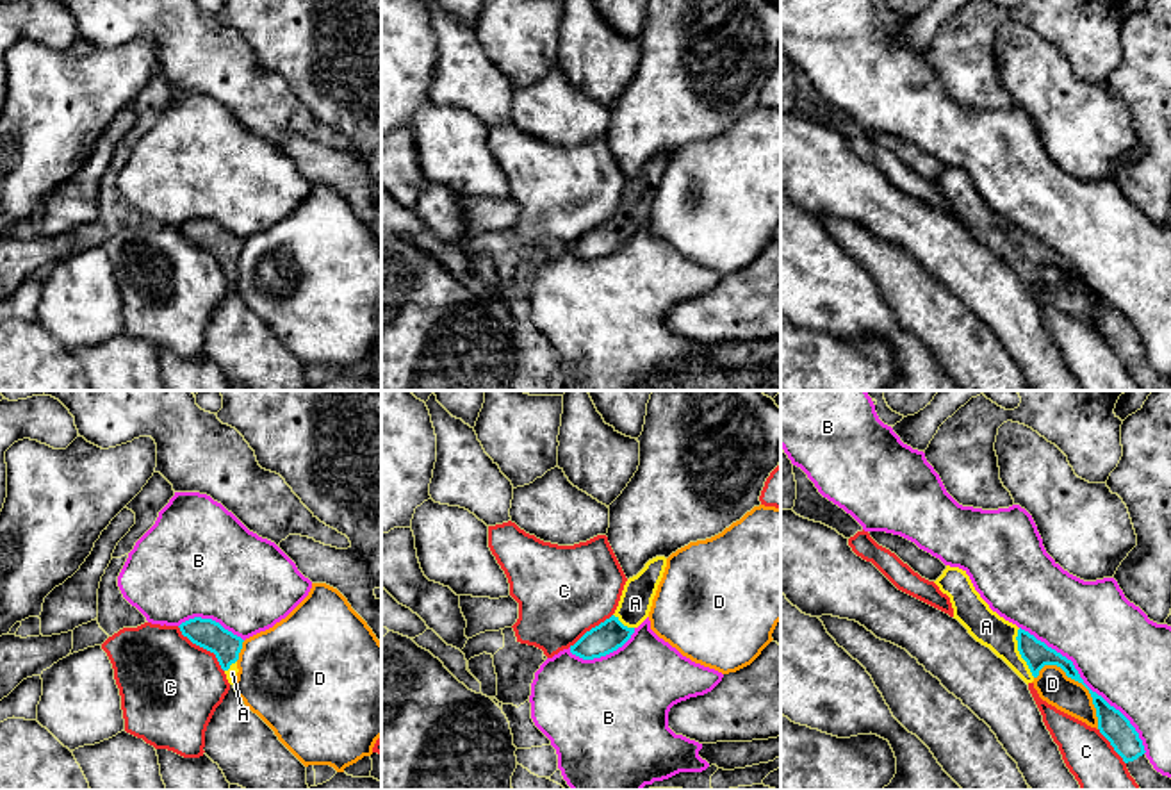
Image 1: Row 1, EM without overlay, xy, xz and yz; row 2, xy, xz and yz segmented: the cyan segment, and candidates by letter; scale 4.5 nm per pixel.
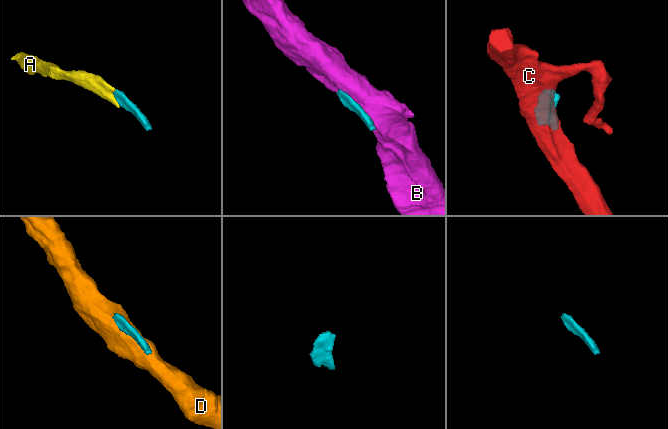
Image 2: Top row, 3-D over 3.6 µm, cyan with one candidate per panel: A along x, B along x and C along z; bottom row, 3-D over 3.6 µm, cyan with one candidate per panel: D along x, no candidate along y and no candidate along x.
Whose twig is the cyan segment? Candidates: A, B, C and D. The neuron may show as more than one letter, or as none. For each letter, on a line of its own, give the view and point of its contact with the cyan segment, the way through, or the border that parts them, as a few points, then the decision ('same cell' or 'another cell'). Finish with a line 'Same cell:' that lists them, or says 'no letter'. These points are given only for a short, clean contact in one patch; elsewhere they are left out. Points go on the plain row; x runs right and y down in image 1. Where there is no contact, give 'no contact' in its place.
A: meets cyan in yz at (1020, 254); runs through yz (1036, 254), (1020, 254), (986, 227); same cell
B: meets cyan in yz at (1084, 284); another cell
C: meets cyan in xy at (204, 248); another cell
D: meets cyan in yz at (1086, 288); another cell
Same cell: A

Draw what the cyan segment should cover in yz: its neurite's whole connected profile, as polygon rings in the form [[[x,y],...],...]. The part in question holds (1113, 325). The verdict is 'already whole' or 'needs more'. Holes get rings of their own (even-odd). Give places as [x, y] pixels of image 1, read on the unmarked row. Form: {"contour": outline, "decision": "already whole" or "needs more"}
{"contour": [[[946,166],[934,184],[950,198],[954,219],[977,243],[1002,259],[1027,285],[1039,276],[1044,266],[1057,266],[1068,278],[1082,284],[1093,298],[1100,333],[1123,358],[1139,389],[1171,391],[1171,378],[1153,369],[1144,355],[1142,341],[1130,321],[1084,284],[1071,260],[993,212],[975,191],[966,171]]], "decision": "needs more"}

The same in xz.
{"contour": [[[665,157],[649,160],[636,177],[626,182],[615,214],[586,232],[570,246],[570,253],[583,260],[594,260],[622,248],[635,230],[649,218],[665,168]]], "decision": "needs more"}

